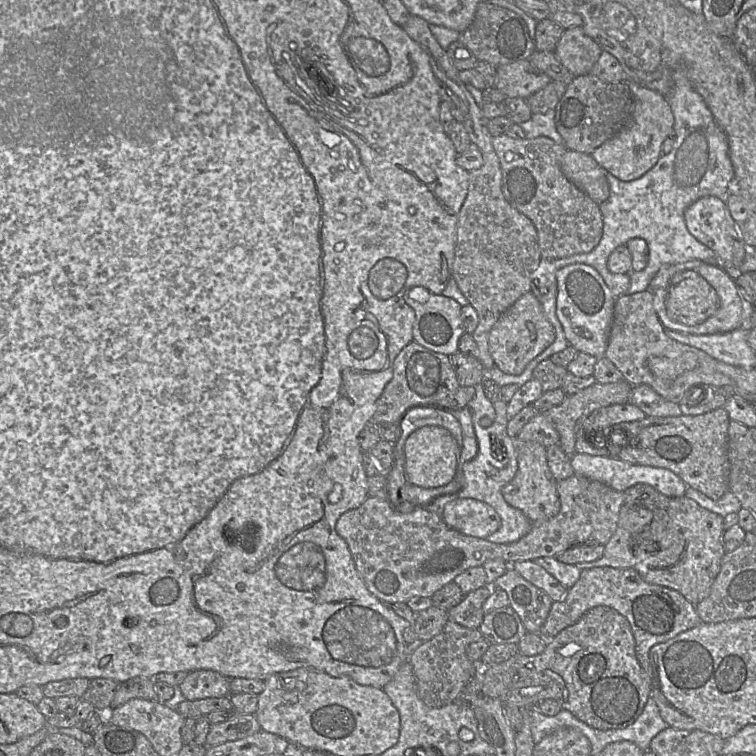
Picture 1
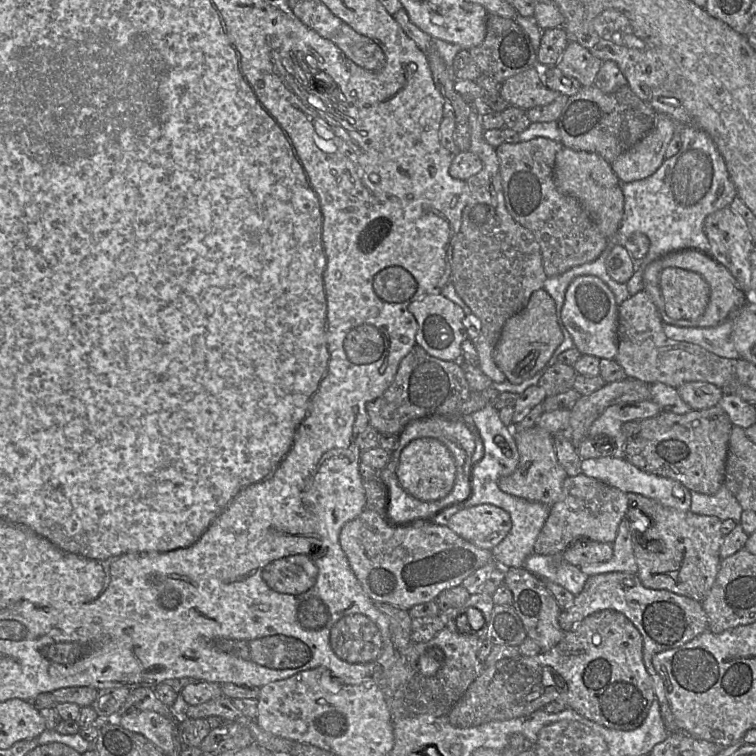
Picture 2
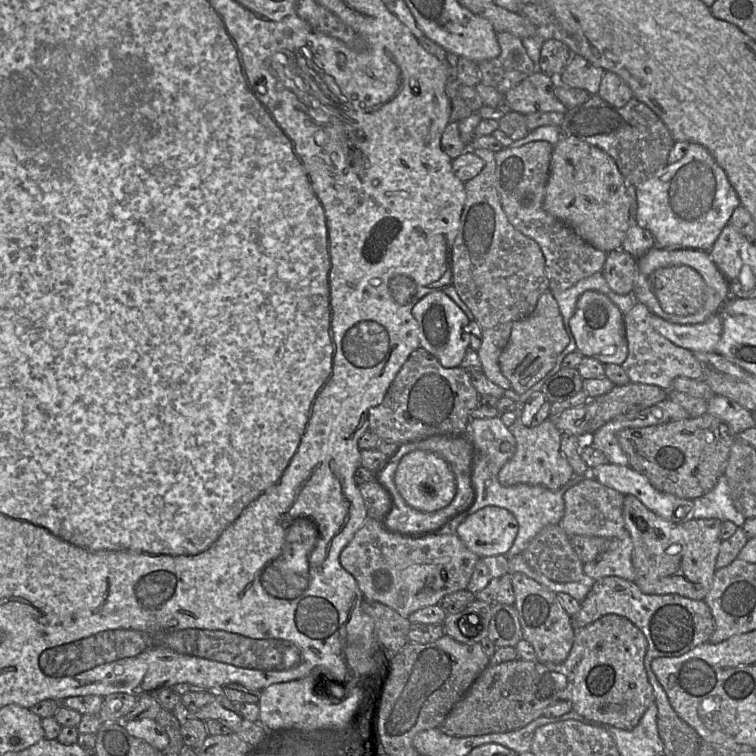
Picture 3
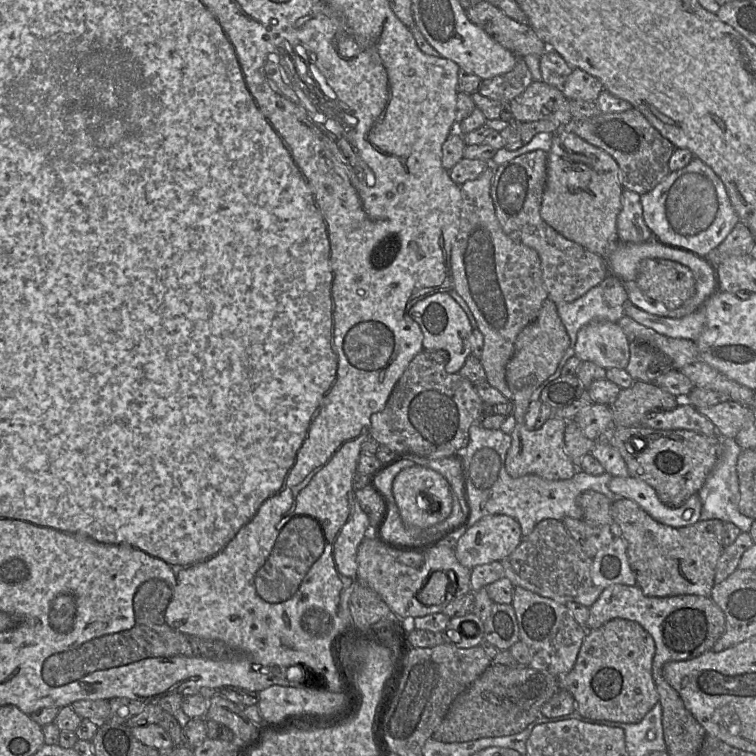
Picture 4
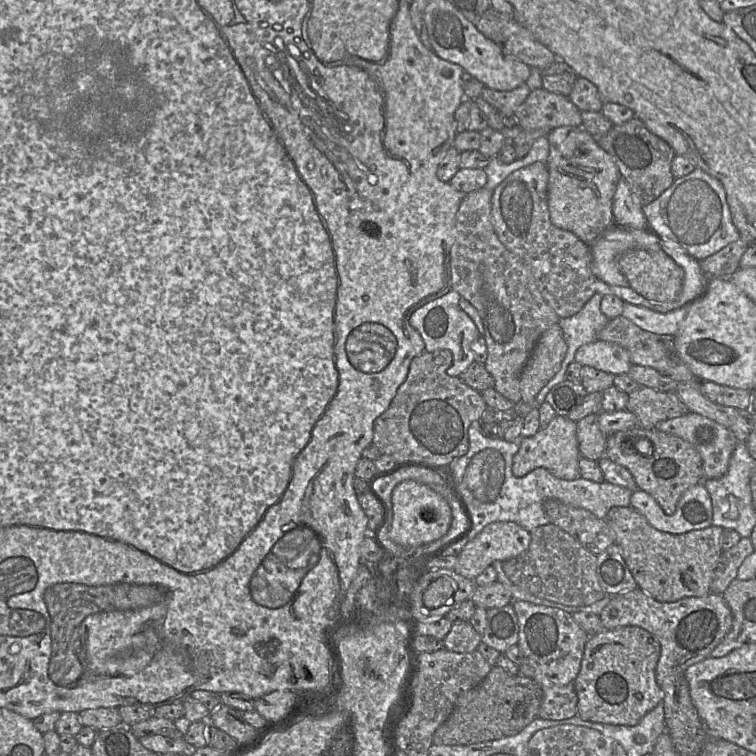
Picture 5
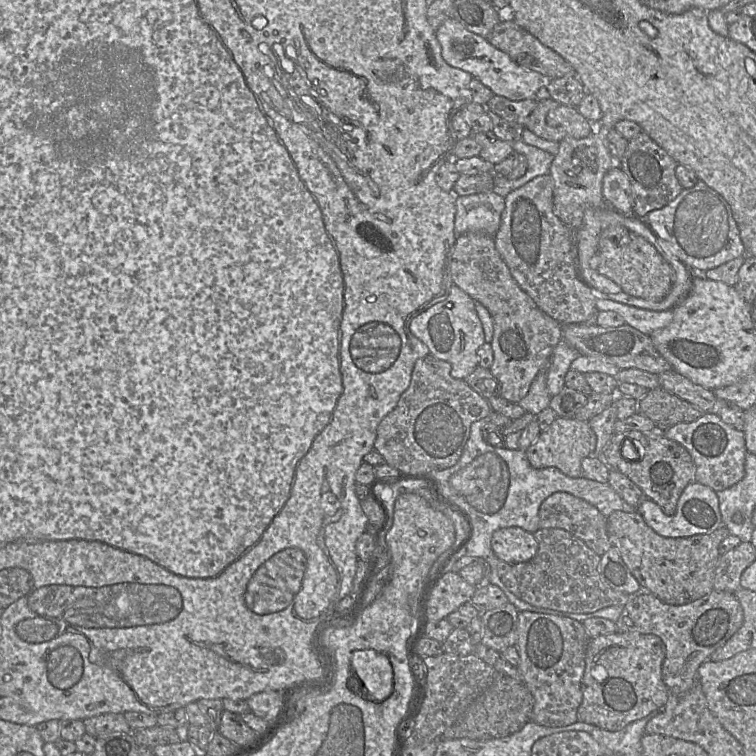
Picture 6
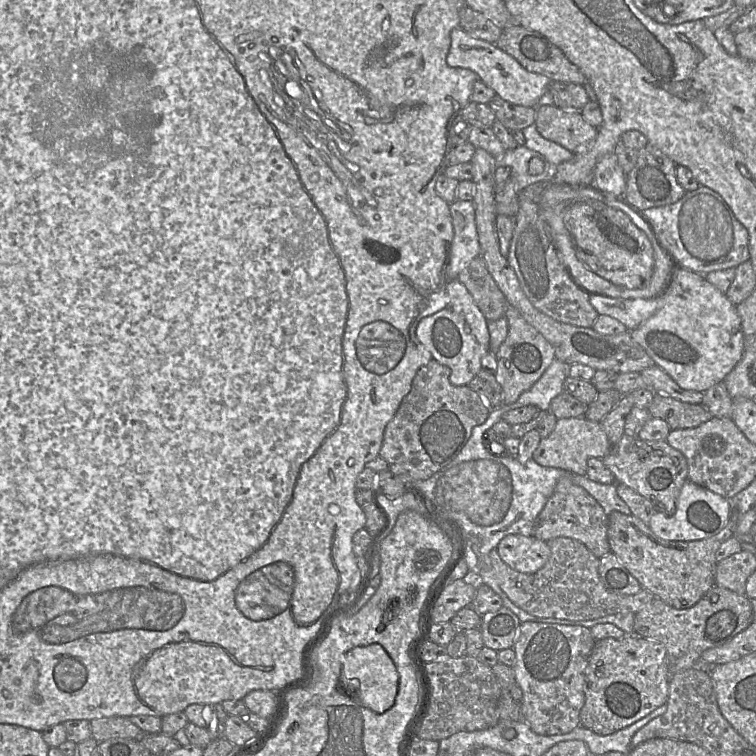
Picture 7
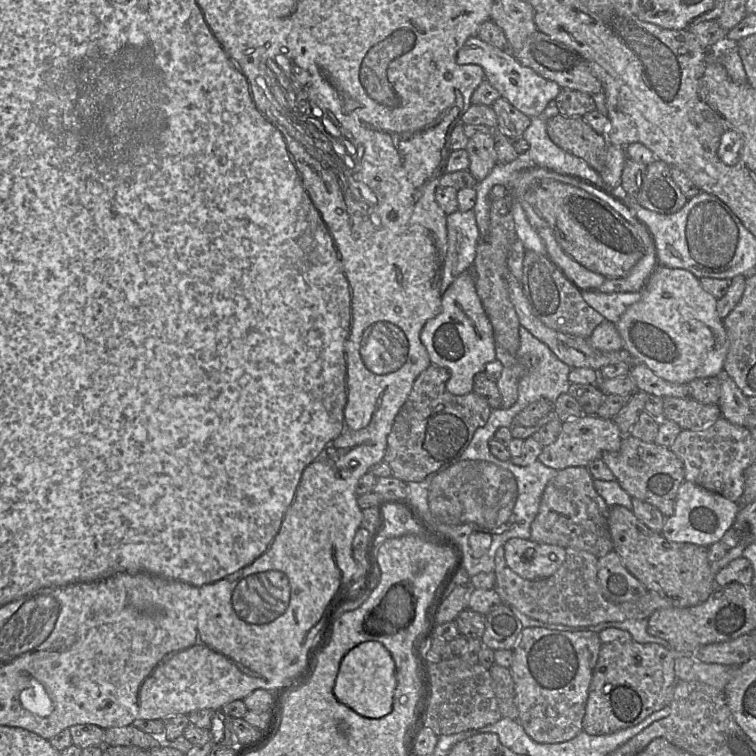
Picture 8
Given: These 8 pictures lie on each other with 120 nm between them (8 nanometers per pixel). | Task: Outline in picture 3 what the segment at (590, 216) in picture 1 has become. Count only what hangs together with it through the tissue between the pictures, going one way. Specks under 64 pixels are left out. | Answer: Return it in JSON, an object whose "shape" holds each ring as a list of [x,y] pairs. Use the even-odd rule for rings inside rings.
{"shape":[[[532,141],[520,147],[503,147],[494,153],[494,158],[496,189],[508,221],[539,245],[545,259],[549,291],[562,292],[580,280],[602,272],[607,253],[584,241],[569,226],[543,208],[553,147],[547,141]]]}

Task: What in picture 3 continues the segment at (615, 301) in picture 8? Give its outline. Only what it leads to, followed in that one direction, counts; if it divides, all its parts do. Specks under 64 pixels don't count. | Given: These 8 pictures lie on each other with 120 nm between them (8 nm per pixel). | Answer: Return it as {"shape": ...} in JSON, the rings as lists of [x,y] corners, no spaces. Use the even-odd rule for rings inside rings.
{"shape":[[[718,313],[699,324],[675,324],[656,315],[652,315],[650,323],[673,344],[693,352],[715,352],[723,332],[722,320]]]}

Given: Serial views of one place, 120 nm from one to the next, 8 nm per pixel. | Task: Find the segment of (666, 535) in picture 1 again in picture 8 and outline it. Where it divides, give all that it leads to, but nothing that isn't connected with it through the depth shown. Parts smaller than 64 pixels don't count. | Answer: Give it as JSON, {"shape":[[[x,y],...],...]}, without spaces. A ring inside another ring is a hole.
{"shape":[[[621,505],[610,507],[608,529],[613,542],[613,550],[620,556],[624,566],[632,573],[648,591],[657,592],[673,607],[693,607],[704,602],[716,587],[715,576],[711,571],[708,559],[708,547],[692,543],[670,542],[661,533],[657,533],[644,525],[632,510]]]}

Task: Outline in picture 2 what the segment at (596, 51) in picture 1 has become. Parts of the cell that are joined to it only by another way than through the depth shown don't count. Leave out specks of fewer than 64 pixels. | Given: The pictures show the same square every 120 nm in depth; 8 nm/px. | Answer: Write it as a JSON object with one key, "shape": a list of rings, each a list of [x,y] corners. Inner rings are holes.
{"shape":[[[570,40],[556,67],[567,76],[575,78],[582,86],[590,86],[595,82],[602,60],[593,56],[591,52],[576,41]]]}

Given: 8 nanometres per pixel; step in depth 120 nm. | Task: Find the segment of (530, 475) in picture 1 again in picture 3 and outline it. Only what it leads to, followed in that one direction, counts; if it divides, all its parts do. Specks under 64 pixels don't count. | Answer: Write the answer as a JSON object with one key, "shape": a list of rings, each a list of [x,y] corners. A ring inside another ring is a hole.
{"shape":[[[519,410],[514,423],[508,428],[515,438],[516,452],[498,473],[501,485],[529,484],[558,490],[575,476],[560,450],[561,432],[554,425],[553,418],[545,420],[536,427],[526,427],[521,421]]]}

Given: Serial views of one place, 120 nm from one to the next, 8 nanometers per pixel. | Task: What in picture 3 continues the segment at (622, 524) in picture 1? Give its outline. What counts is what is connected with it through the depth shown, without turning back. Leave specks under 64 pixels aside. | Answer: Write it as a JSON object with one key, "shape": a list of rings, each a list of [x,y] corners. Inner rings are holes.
{"shape":[[[626,529],[614,540],[614,548],[584,564],[584,573],[594,580],[607,576],[617,576],[635,581],[635,569],[632,563],[633,542]]]}

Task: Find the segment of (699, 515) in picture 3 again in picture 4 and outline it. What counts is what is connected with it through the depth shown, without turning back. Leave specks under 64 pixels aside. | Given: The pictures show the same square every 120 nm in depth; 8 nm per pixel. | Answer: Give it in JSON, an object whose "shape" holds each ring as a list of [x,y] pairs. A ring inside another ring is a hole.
{"shape":[[[720,437],[719,458],[698,492],[702,503],[700,520],[718,519],[722,522],[730,522],[739,527],[742,532],[749,533],[754,519],[741,514],[738,510],[740,489],[736,466],[741,451],[742,448],[735,439]]]}

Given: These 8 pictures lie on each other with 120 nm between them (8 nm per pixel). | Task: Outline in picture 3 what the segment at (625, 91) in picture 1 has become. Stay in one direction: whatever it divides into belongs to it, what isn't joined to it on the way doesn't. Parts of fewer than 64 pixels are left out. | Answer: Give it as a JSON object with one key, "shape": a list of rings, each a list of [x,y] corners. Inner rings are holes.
{"shape":[[[591,95],[581,105],[568,109],[560,125],[560,136],[576,138],[596,146],[611,156],[625,184],[638,186],[665,167],[676,142],[660,117],[646,104],[632,97],[624,106],[615,107]]]}

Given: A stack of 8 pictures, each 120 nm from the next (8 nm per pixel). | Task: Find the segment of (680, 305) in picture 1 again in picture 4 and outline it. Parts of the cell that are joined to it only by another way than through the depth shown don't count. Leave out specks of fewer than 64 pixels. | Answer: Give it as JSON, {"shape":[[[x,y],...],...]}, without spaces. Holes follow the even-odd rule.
{"shape":[[[667,259],[643,260],[635,282],[657,308],[676,308],[694,291],[691,271],[681,263]]]}

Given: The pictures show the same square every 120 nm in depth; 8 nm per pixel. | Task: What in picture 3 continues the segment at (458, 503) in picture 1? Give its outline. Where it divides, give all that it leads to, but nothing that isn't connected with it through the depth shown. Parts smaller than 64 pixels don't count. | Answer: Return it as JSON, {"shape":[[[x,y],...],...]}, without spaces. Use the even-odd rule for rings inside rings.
{"shape":[[[486,506],[468,515],[456,534],[479,558],[505,555],[518,532],[518,522],[508,510]]]}

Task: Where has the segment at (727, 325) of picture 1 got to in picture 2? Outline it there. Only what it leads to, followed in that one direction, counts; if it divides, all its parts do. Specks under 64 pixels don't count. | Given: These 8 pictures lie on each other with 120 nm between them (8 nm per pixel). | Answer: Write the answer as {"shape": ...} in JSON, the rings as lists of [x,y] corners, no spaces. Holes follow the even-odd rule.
{"shape":[[[683,249],[667,253],[659,258],[662,269],[677,267],[690,270],[701,275],[710,287],[708,310],[701,317],[699,324],[692,327],[714,327],[723,321],[730,319],[732,315],[742,308],[747,302],[747,294],[740,288],[736,279],[729,270],[722,264],[713,259],[709,254],[696,249]]]}

